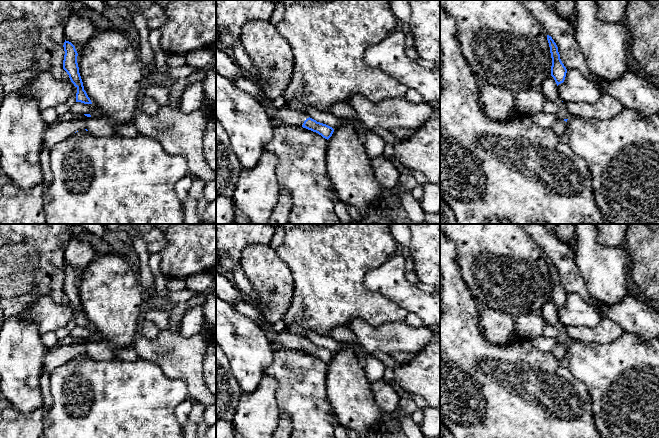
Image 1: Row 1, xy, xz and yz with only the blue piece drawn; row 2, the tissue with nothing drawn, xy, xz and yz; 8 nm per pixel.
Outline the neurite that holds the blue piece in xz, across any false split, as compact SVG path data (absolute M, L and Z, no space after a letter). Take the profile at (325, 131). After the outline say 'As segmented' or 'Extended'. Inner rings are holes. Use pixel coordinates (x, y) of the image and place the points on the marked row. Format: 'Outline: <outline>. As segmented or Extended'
Outline: M291 108L274 109L271 119L275 124L287 126L299 126L318 133L325 139L329 139L334 129L326 124L317 122L308 115L292 110Z. Extended

